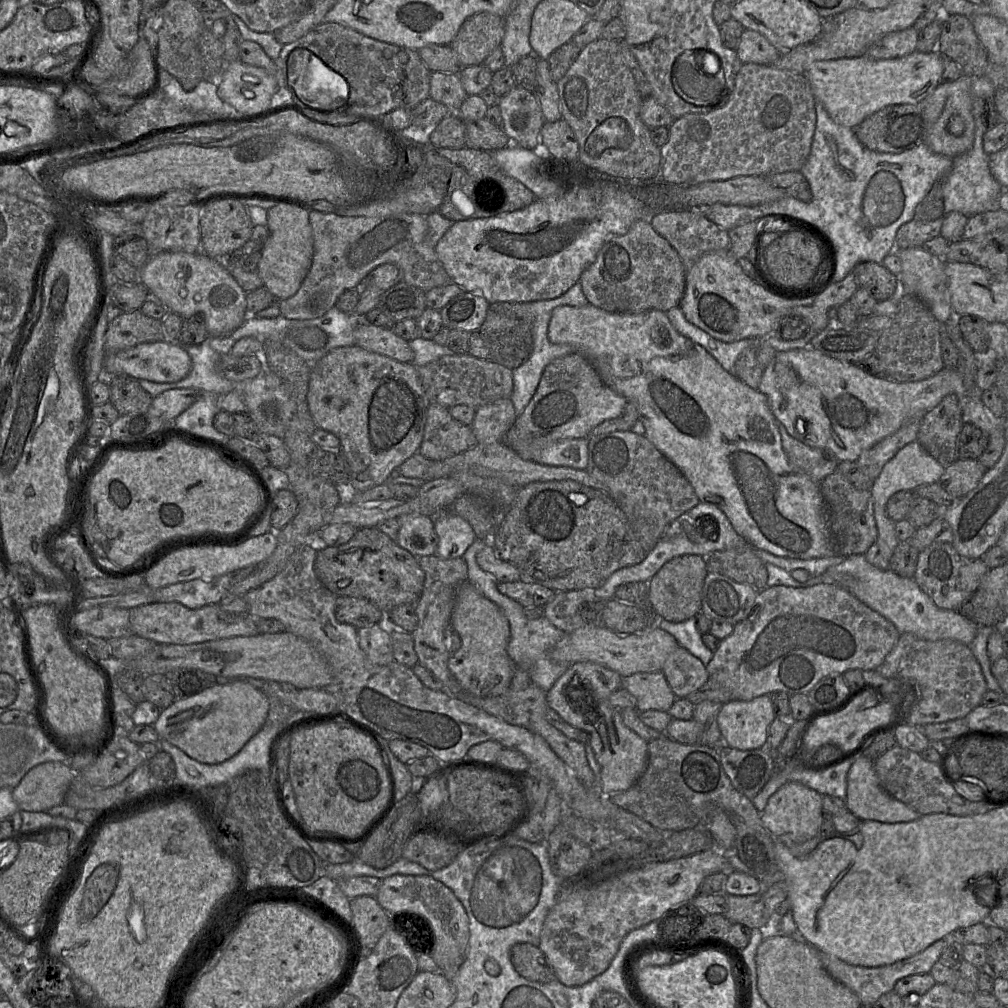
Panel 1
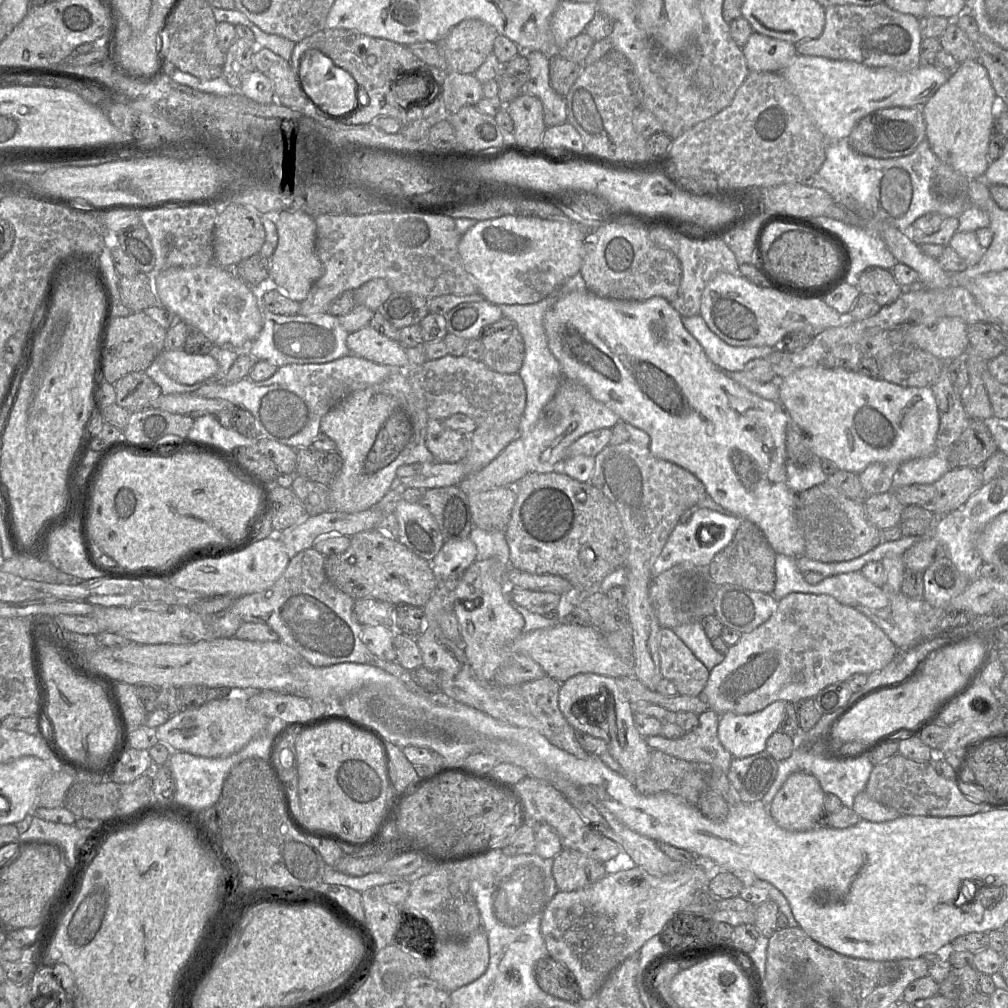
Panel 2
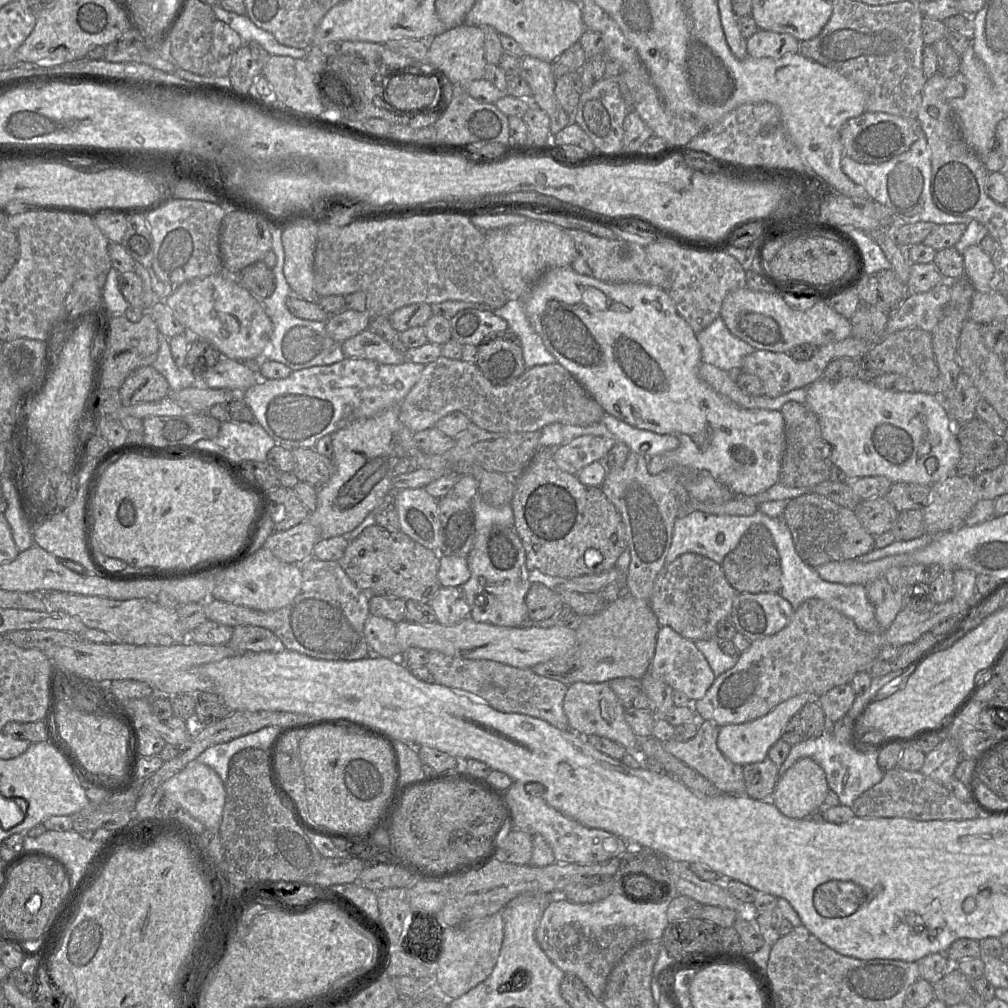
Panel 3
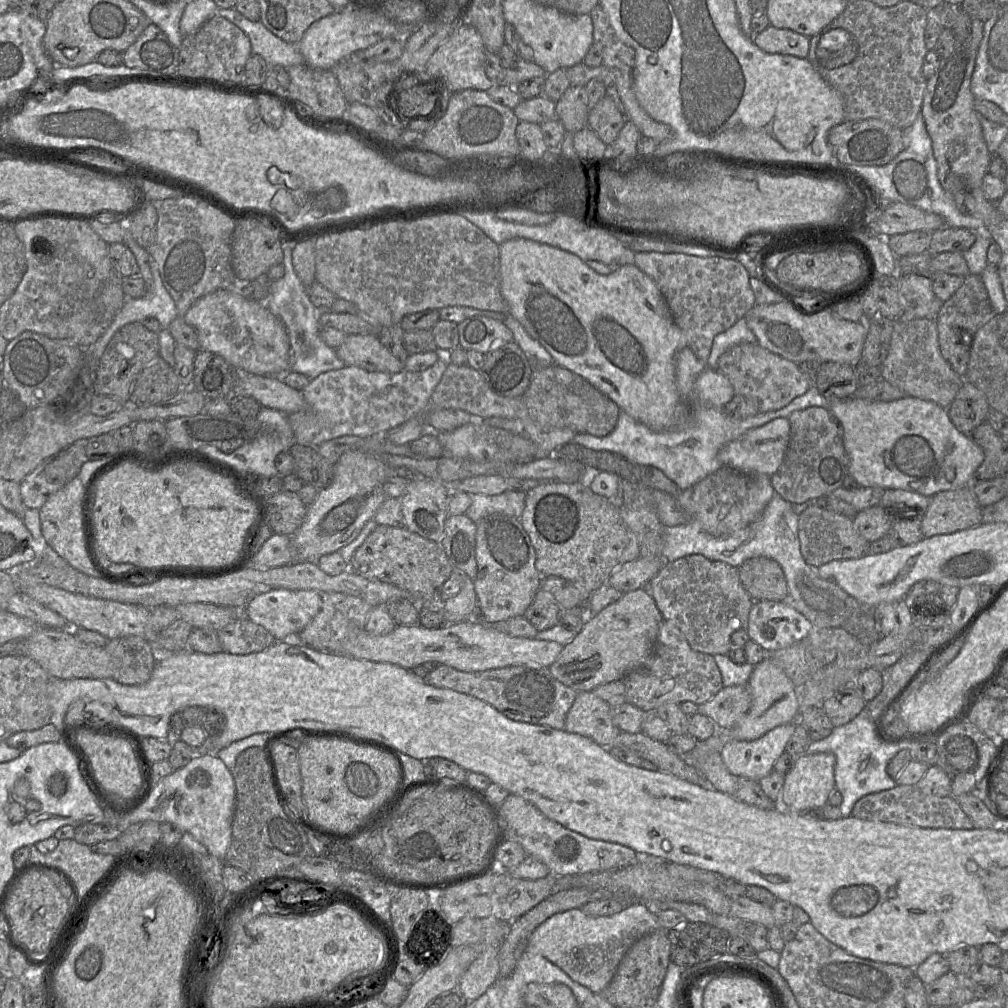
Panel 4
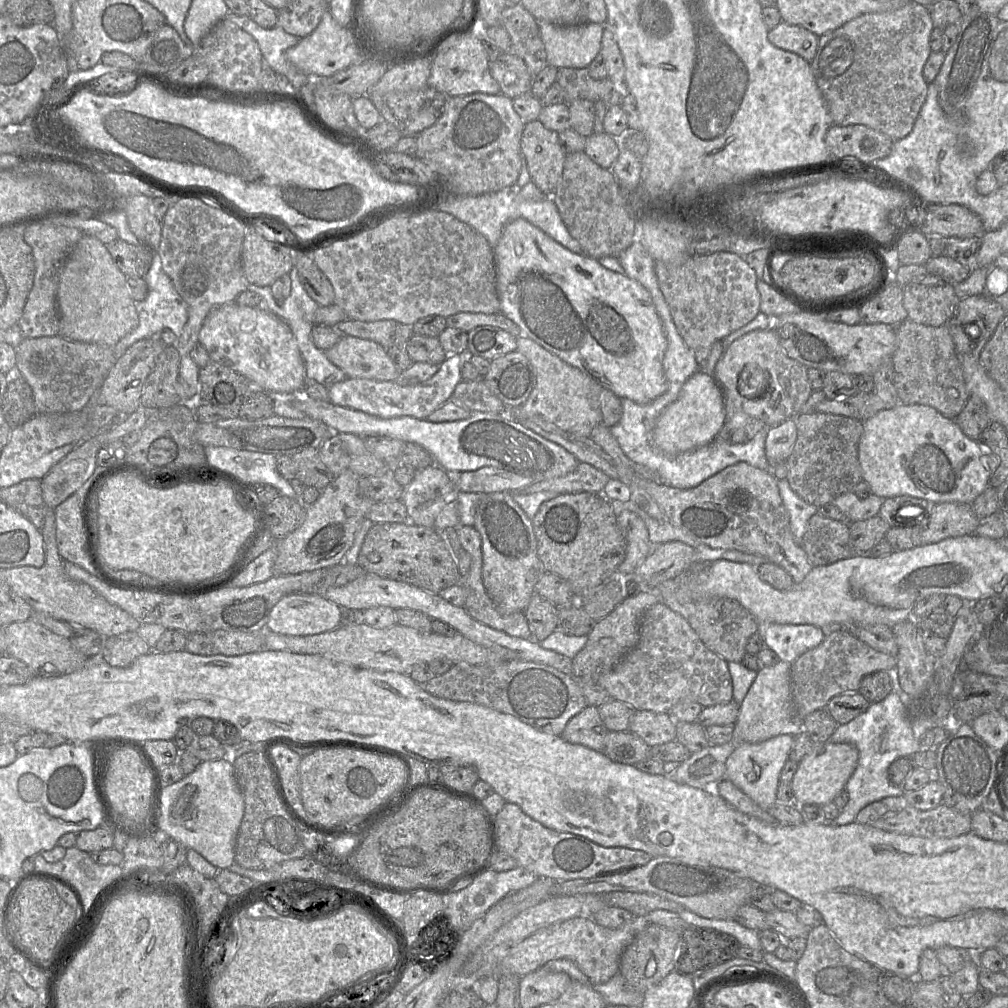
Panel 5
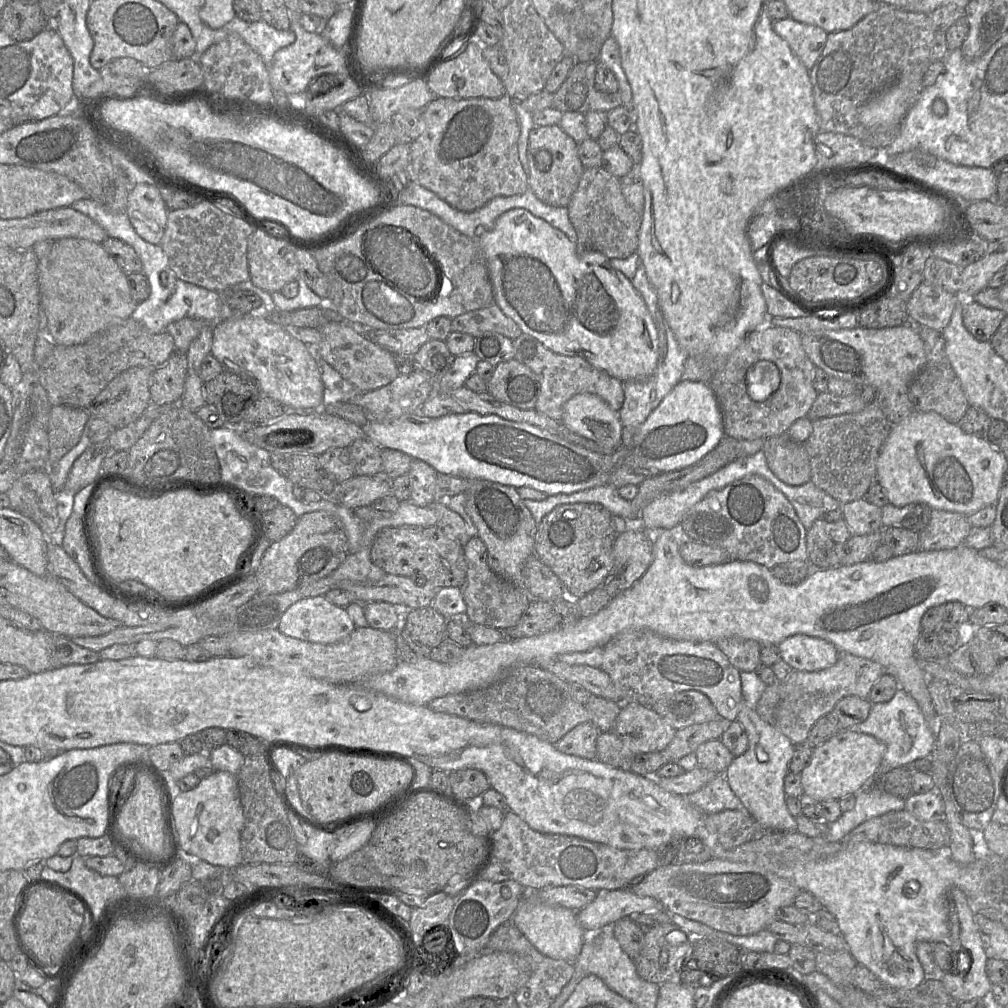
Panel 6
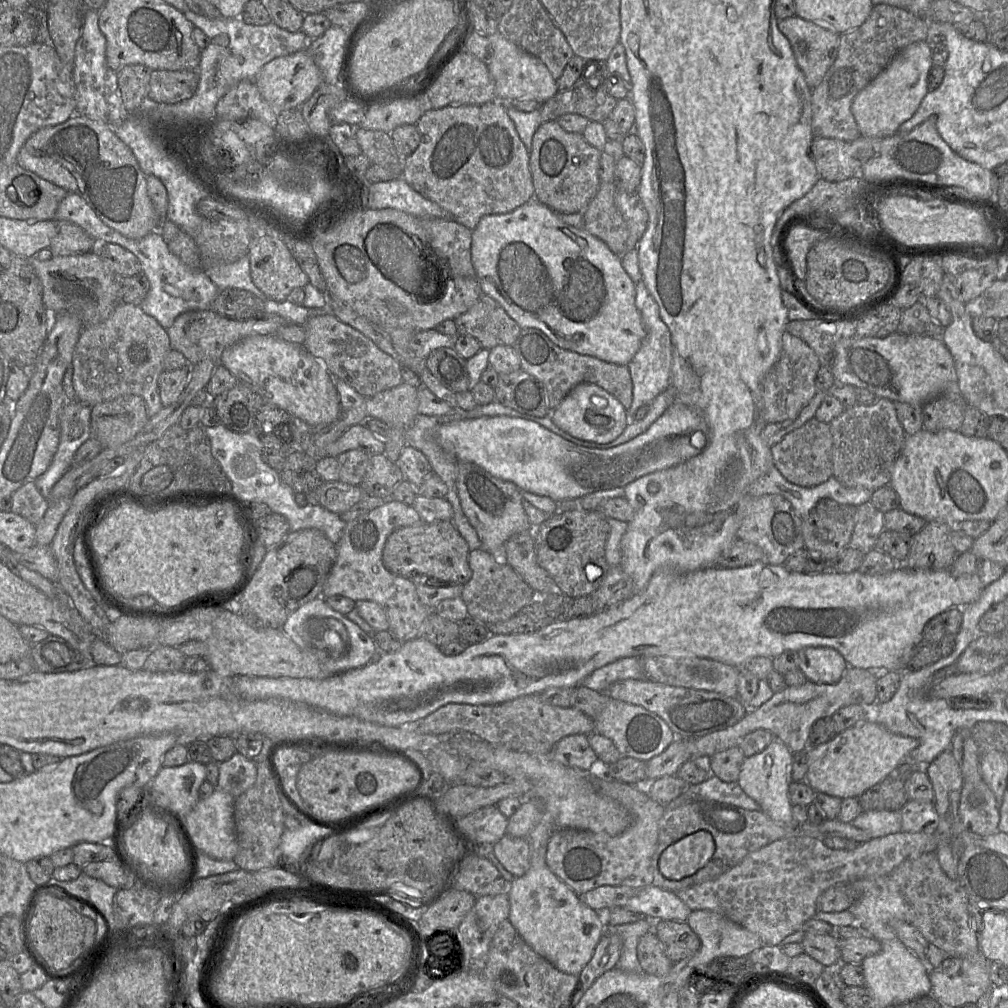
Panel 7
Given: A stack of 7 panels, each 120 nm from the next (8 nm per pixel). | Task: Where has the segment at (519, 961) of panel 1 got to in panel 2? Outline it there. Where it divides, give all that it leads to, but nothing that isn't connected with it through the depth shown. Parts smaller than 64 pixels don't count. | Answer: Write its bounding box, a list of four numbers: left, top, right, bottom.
[534,955,581,1002]

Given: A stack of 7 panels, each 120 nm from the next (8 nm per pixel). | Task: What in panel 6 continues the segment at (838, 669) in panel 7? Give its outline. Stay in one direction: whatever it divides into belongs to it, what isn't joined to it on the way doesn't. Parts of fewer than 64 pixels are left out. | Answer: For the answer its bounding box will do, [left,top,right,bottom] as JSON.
[777,634,838,672]

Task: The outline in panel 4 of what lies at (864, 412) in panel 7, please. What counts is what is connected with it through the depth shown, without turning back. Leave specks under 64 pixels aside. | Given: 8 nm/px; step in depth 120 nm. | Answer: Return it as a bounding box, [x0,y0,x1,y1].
[771,406,849,504]

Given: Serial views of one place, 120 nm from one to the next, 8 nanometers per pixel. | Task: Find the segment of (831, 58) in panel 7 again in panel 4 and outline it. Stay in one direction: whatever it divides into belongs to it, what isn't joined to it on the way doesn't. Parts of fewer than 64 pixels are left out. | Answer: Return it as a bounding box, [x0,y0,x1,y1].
[753,26,810,58]

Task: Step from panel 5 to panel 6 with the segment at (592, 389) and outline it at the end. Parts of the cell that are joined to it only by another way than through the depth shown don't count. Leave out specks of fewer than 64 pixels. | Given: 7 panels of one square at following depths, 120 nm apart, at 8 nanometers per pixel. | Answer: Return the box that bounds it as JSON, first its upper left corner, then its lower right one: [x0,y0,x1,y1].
[513,333,624,422]

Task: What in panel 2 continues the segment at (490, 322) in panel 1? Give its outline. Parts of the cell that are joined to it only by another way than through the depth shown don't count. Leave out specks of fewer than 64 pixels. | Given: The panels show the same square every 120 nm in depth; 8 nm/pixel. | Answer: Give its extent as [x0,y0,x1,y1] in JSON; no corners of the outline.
[479,317,525,374]

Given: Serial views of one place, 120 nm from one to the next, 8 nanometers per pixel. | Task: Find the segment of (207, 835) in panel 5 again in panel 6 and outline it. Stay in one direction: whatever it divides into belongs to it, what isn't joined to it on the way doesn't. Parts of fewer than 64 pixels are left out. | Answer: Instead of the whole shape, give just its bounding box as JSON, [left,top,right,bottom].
[172,771,244,869]

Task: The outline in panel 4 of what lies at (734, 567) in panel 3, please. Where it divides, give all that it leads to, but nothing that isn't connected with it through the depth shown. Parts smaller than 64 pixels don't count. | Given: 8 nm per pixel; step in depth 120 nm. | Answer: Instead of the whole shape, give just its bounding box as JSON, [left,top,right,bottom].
[738,557,788,601]

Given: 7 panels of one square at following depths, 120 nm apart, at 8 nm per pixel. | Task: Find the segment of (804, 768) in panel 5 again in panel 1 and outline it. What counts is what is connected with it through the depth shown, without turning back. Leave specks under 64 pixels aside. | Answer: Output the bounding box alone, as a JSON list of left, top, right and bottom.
[760,781,822,844]

